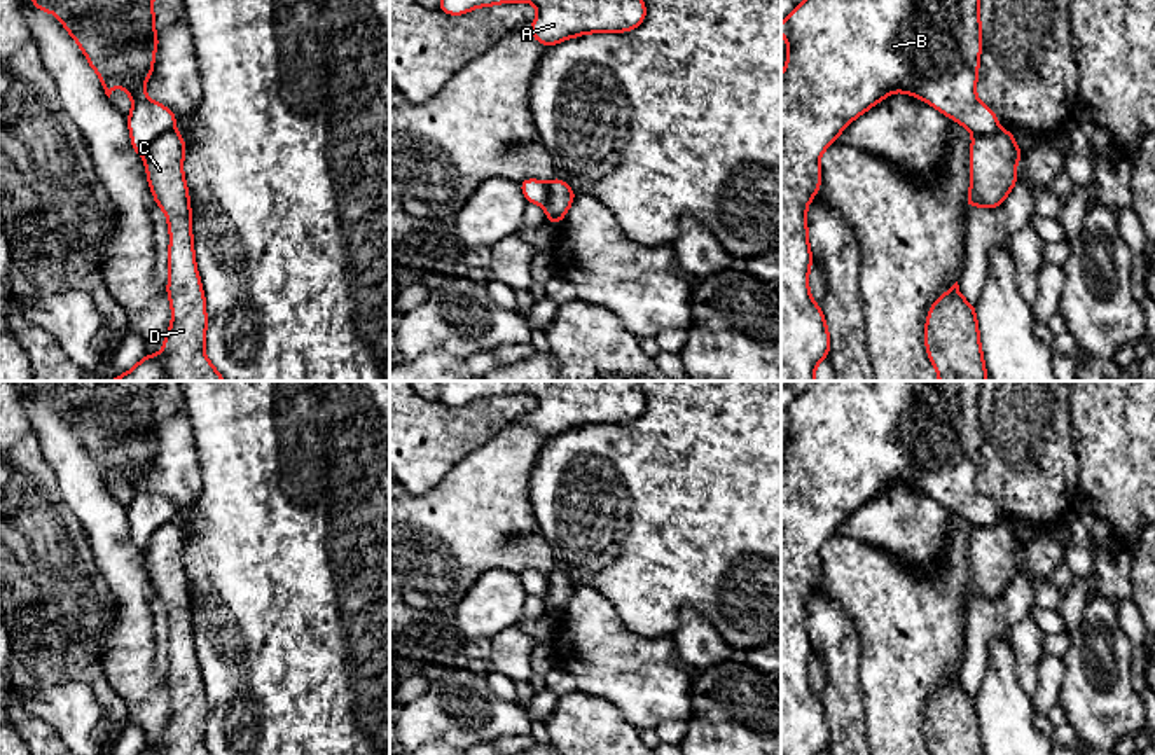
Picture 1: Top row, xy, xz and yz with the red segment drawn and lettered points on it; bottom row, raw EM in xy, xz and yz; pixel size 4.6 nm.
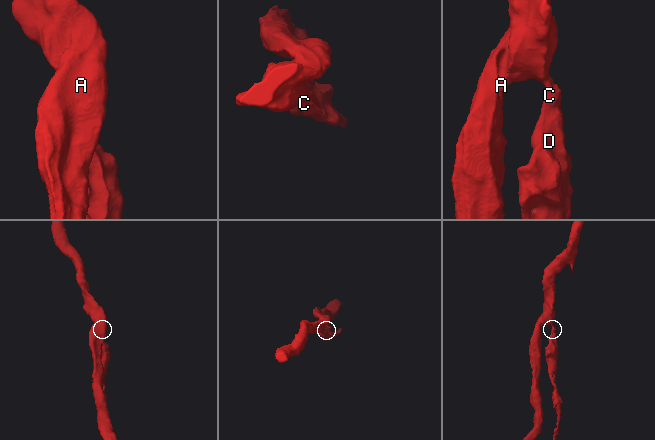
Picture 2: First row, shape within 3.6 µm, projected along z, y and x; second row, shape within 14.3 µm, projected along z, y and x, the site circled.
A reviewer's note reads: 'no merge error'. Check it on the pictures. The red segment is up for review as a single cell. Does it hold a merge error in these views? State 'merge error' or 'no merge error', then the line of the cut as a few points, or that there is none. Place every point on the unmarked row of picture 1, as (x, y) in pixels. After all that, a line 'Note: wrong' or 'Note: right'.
merge error; cut in xy along (173, 519), (161, 525), (144, 547)
Note: wrong

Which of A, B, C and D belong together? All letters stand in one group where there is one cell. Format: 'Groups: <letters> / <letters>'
Groups: A B / C D

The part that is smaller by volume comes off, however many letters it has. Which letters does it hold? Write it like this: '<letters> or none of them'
C, D

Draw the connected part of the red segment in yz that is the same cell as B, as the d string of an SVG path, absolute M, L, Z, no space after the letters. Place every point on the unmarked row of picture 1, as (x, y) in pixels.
M813 381L781 414L788 437L781 465L781 755L820 755L830 745L826 711L809 683L814 650L807 598L821 578L823 544L856 509L891 484L926 493L972 526L986 528L1001 521L998 507L977 489L980 425L980 381Z

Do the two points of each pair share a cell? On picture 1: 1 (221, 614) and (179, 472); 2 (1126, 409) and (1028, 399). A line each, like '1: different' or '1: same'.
1: different
2: different

